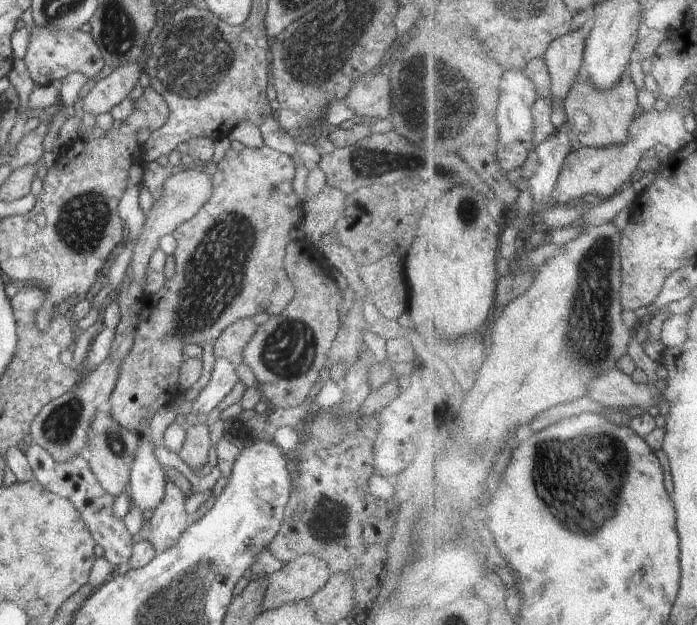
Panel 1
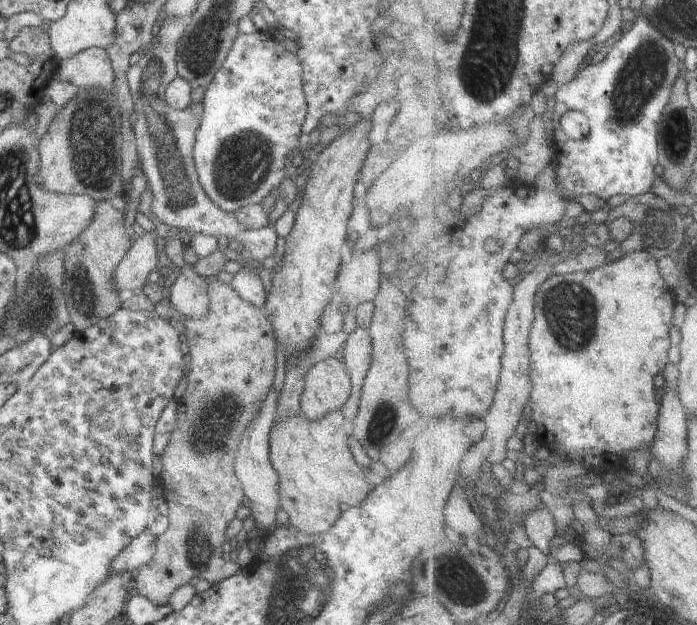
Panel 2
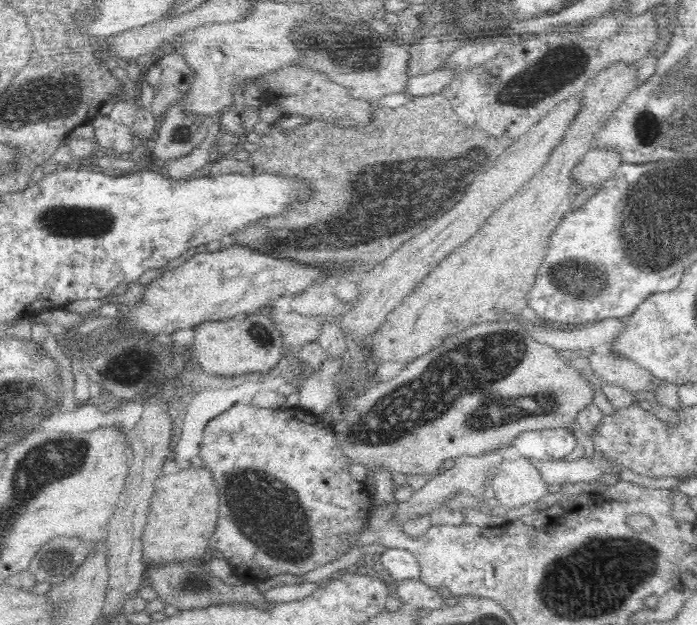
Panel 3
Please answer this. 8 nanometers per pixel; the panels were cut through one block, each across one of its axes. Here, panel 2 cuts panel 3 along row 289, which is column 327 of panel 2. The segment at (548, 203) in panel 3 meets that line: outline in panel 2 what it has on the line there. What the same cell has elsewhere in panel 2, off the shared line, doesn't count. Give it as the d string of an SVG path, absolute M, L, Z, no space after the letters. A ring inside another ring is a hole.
M337 409L318 421L308 421L300 414L278 420L271 429L269 458L280 476L279 502L290 517L289 526L303 534L325 534L340 518L342 504L352 508L368 496L364 472L350 454L342 426L343 412Z

